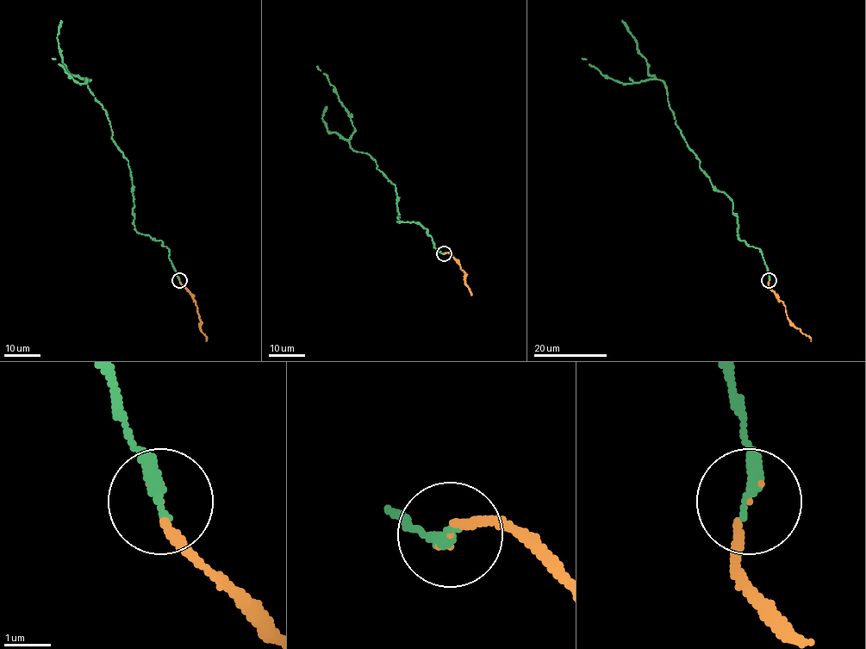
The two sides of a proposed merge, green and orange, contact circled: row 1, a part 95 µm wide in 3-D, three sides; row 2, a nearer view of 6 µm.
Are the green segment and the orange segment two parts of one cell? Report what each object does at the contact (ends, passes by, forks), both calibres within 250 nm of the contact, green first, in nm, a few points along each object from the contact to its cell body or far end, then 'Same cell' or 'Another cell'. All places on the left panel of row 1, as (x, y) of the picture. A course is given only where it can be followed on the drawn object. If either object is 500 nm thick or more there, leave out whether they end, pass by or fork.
At the ring green ends. At the ring orange ends. Thickness 300 nm (green) against 130 nm. Course of green: (179, 280), (170, 250), (134, 228), (127, 159), (84, 79), (89, 80), (75, 80), (52, 59). Course of orange: (179, 280), (195, 301), (199, 328), (206, 341). Same cell

